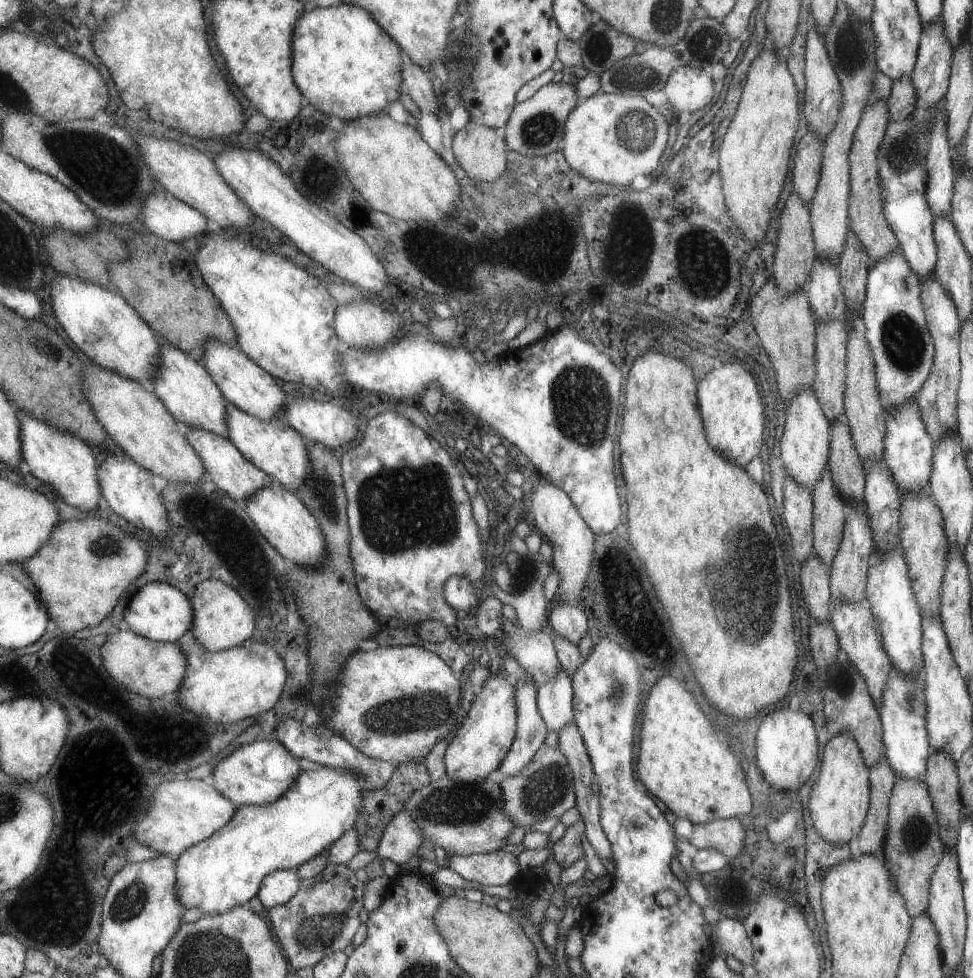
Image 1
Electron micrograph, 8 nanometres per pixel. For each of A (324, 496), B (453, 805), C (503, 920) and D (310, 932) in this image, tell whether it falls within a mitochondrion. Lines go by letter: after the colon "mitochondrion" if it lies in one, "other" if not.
A: mitochondrion
B: mitochondrion
C: other
D: mitochondrion

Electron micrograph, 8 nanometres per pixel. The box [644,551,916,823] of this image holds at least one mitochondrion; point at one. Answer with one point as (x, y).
(841, 681)

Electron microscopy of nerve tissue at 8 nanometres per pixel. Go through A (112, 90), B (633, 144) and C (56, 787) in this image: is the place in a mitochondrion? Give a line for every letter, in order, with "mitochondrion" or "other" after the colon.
A: other
B: mitochondrion
C: other

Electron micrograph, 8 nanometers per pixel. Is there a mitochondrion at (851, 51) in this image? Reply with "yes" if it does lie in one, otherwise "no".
yes

